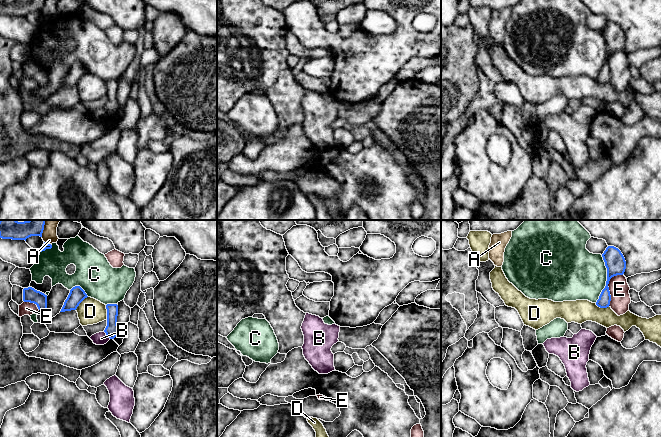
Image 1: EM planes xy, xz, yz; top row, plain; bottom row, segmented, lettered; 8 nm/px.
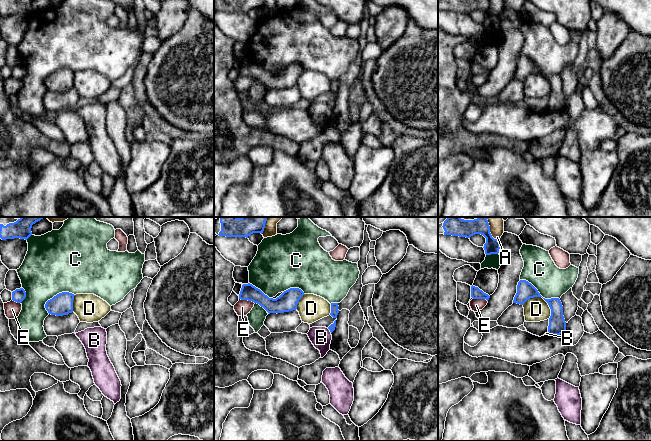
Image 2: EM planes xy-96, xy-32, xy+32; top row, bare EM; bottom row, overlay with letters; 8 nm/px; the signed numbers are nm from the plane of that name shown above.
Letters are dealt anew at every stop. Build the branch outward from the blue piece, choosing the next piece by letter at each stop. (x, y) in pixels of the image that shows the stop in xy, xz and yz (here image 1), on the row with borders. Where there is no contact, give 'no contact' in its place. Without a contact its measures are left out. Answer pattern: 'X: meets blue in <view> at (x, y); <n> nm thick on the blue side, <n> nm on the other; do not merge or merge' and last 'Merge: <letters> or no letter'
A: meets blue in xy at (46, 243); 50 nm thick on the blue side, 120 nm on the other; do not merge
B: meets blue in xy at (107, 335); 110 nm thick on the blue side, 100 nm on the other; do not merge
C: meets blue in yz at (607, 279); 160 nm thick on the blue side, 400 nm on the other; do not merge
D: meets blue in xy at (107, 312); 110 nm thick on the blue side, 220 nm on the other; do not merge
E: meets blue in yz at (608, 287); 160 nm thick on the blue side, 160 nm on the other; do not merge
Merge: no letter

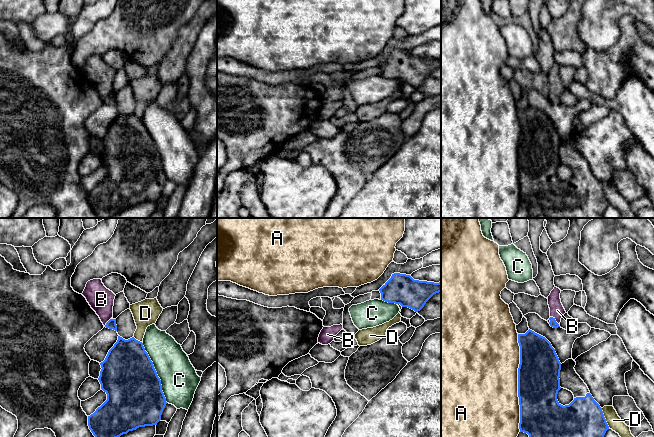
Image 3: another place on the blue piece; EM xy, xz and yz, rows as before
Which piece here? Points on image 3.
A: meets blue in yz at (518, 383); 340 nm thick on the blue side, 500 nm on the other; do not merge
B: meets blue in yz at (555, 321); 60 nm thick on the blue side, 120 nm on the other; merge
C: meets blue in xy at (156, 372); 440 nm thick on the blue side, 300 nm on the other; do not merge
D: meets blue in yz at (604, 418); 320 nm thick on the blue side, 120 nm on the other; do not merge
Merge: B

